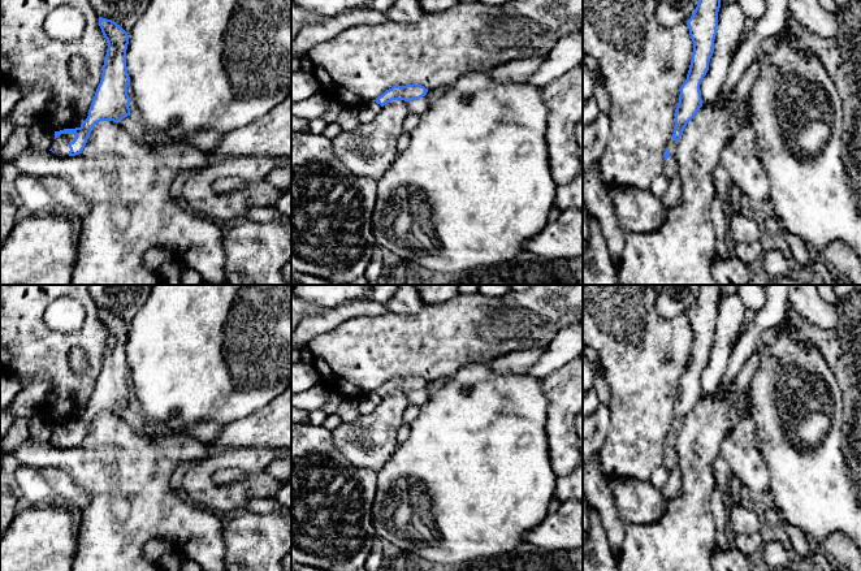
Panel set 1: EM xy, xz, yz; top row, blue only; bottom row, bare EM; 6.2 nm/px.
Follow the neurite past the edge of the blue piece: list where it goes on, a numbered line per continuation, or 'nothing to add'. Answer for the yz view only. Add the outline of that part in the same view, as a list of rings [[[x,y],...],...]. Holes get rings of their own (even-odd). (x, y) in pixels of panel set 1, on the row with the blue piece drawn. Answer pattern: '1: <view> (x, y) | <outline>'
1: yz (670, 167) | [[[671,139],[666,150],[670,152],[670,157],[663,163],[663,174],[670,181],[678,174],[678,163],[675,159],[676,140]]]

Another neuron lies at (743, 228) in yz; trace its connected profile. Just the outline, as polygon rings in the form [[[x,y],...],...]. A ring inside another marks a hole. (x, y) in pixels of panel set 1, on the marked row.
[[[736,213],[728,219],[728,232],[732,234],[735,242],[753,243],[761,237],[758,222],[743,213]]]

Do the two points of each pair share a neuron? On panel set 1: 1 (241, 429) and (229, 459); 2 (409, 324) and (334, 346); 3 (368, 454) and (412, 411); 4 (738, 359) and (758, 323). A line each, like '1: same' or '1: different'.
1: different
2: same
3: different
4: same

